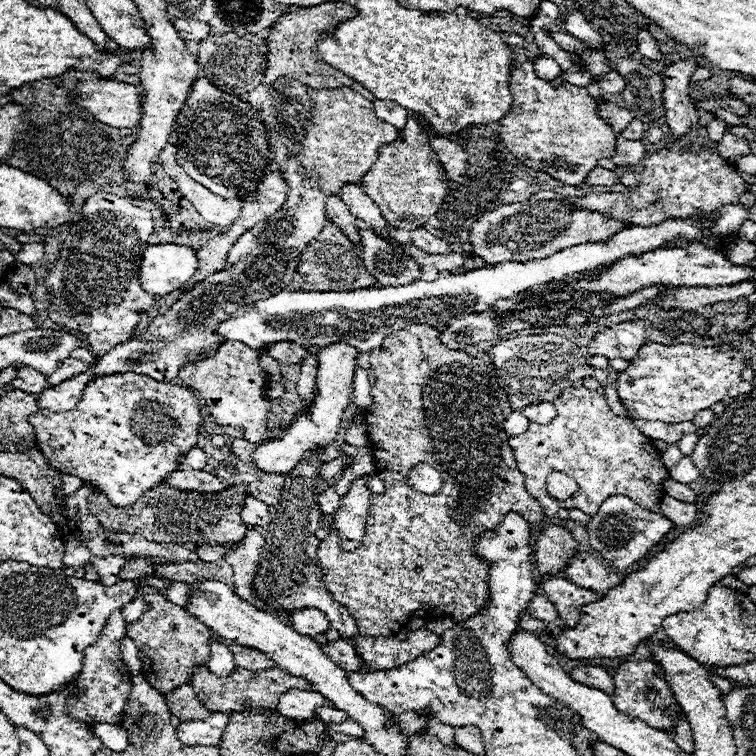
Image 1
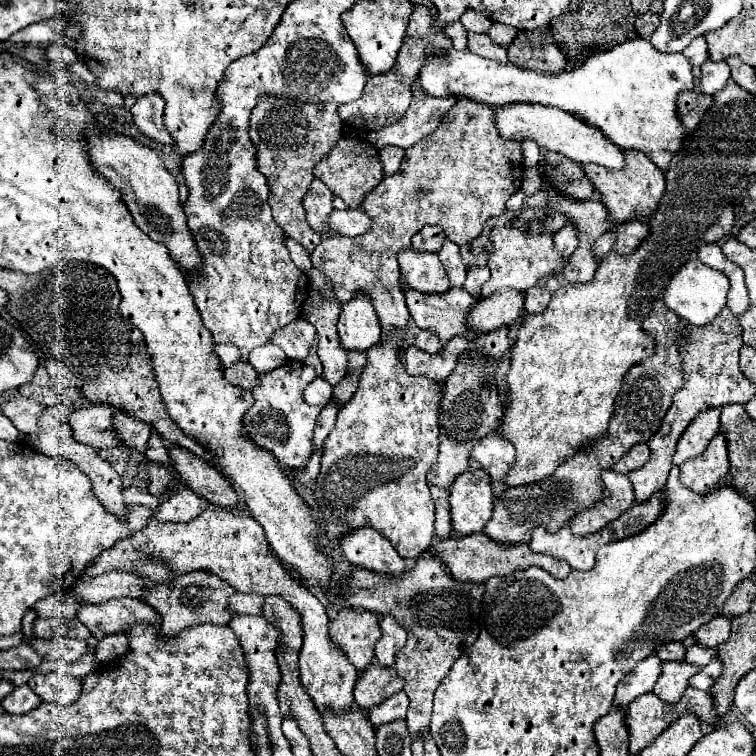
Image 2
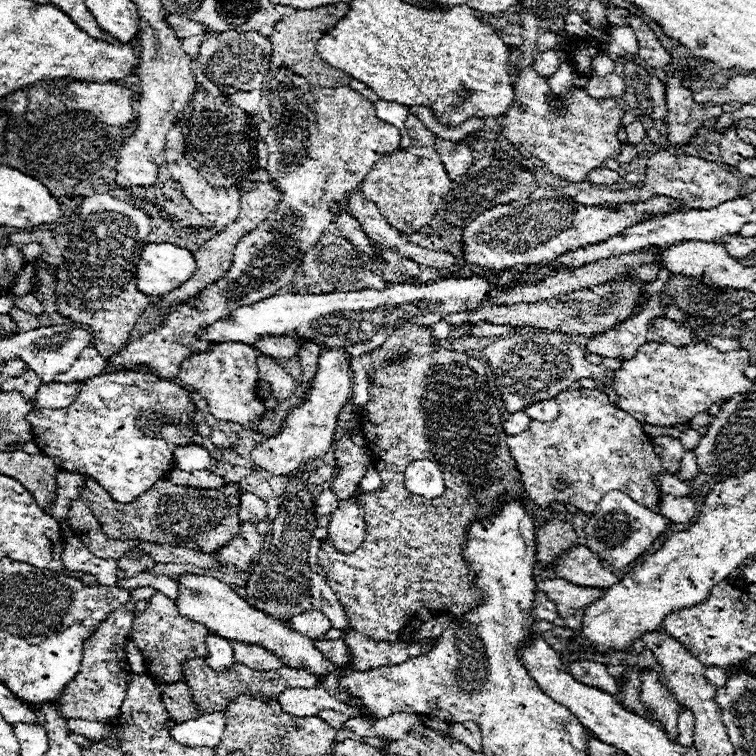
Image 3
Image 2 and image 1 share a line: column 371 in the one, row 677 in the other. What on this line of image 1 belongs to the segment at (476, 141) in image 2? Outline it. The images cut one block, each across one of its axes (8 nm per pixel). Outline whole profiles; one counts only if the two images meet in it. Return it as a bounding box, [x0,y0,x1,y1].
[190,666,312,712]

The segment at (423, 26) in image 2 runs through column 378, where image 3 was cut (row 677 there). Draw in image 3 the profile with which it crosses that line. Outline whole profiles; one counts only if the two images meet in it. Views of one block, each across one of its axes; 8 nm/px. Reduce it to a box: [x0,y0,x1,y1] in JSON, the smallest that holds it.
[58,586,156,722]

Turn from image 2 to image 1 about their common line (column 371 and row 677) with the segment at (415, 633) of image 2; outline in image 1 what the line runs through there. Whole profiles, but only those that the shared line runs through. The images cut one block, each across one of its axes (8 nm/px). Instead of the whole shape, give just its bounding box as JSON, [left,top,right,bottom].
[570,666,614,696]

